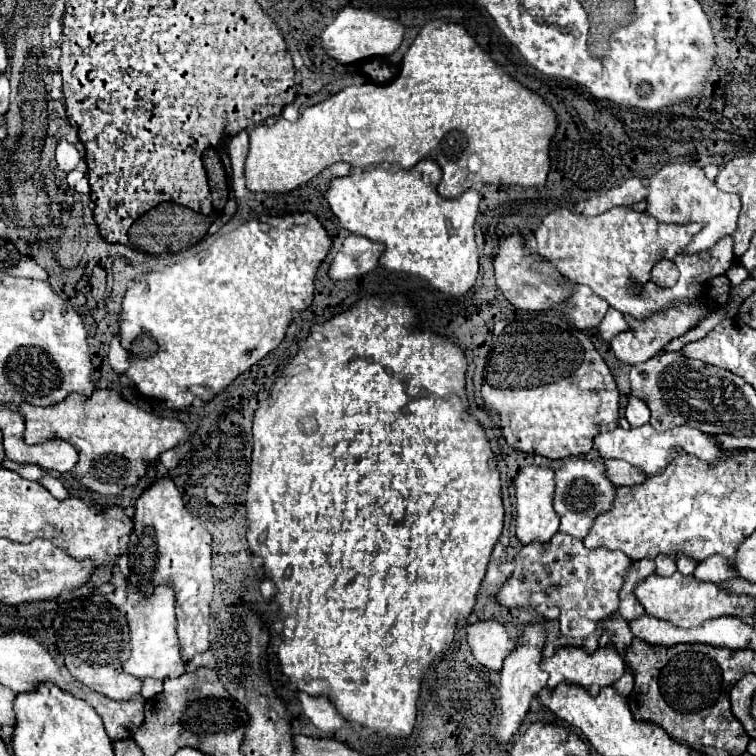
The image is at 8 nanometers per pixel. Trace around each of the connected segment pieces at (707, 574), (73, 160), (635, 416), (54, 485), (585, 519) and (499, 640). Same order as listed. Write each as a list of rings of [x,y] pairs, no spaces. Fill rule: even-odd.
[[[711,556],[705,564],[699,564],[695,568],[693,576],[705,582],[717,582],[717,580],[725,580],[725,576],[739,576],[739,574],[733,568],[725,568],[725,560],[721,560],[719,556]]]
[[[61,140],[61,142],[57,144],[55,160],[57,160],[57,166],[59,166],[63,172],[71,172],[71,170],[75,170],[77,164],[81,162],[81,154],[79,154],[79,150],[77,150],[73,144],[67,144],[65,140]]]
[[[631,396],[629,398],[629,404],[627,404],[627,410],[625,410],[625,418],[631,426],[643,426],[649,422],[649,414],[645,414],[645,406],[643,406],[643,400]]]
[[[45,474],[45,476],[41,478],[41,484],[43,484],[57,500],[65,500],[65,498],[69,496],[69,492],[65,490],[65,486],[63,486],[57,478],[53,478],[53,476],[49,476],[49,474]]]
[[[569,460],[559,470],[555,470],[555,496],[553,508],[561,518],[561,532],[571,534],[575,538],[585,538],[591,530],[595,518],[611,508],[615,496],[613,484],[607,480],[605,472],[601,472],[601,462],[589,460]]]
[[[483,620],[467,626],[467,642],[479,664],[499,672],[503,658],[517,648],[517,642],[509,638],[503,624],[495,620]]]

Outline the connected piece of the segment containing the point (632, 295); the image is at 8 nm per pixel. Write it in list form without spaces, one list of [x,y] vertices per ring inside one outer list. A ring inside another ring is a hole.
[[[561,208],[543,218],[535,232],[535,242],[541,256],[553,262],[563,276],[589,286],[615,310],[645,320],[669,306],[677,306],[679,302],[691,304],[693,298],[699,297],[691,295],[693,284],[705,285],[732,266],[735,256],[731,236],[719,240],[709,252],[693,256],[683,254],[685,244],[689,244],[691,236],[699,230],[701,224],[665,224],[631,208],[611,208],[593,218]],[[659,260],[671,260],[679,268],[681,276],[673,288],[659,288],[651,282],[651,268]]]

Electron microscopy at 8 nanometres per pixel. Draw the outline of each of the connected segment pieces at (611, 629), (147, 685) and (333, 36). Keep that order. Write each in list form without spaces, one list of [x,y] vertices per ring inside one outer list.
[[[613,614],[609,618],[609,624],[605,624],[605,632],[601,636],[601,646],[609,646],[613,644],[613,648],[619,652],[621,658],[625,658],[625,648],[633,642],[633,634],[629,630],[629,624],[625,624],[625,620],[621,620],[621,616]]]
[[[147,678],[147,680],[143,680],[143,690],[141,690],[141,696],[143,696],[145,700],[149,700],[151,696],[157,696],[161,690],[163,690],[163,682],[153,680],[153,678]]]
[[[343,8],[335,20],[321,32],[321,46],[327,56],[341,64],[351,64],[371,56],[391,56],[401,40],[403,40],[403,26],[395,20],[387,20],[371,10],[357,10],[357,8]]]

